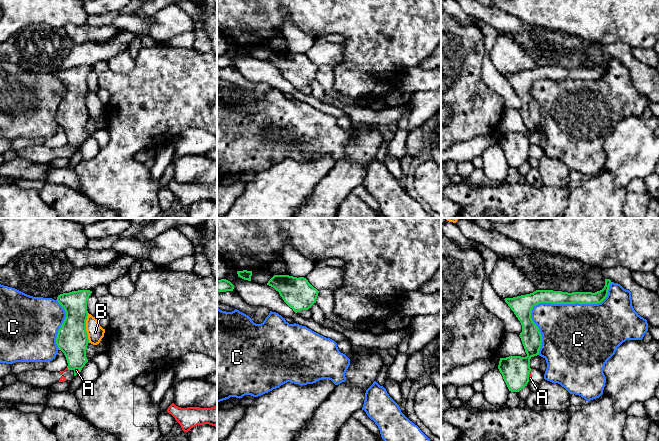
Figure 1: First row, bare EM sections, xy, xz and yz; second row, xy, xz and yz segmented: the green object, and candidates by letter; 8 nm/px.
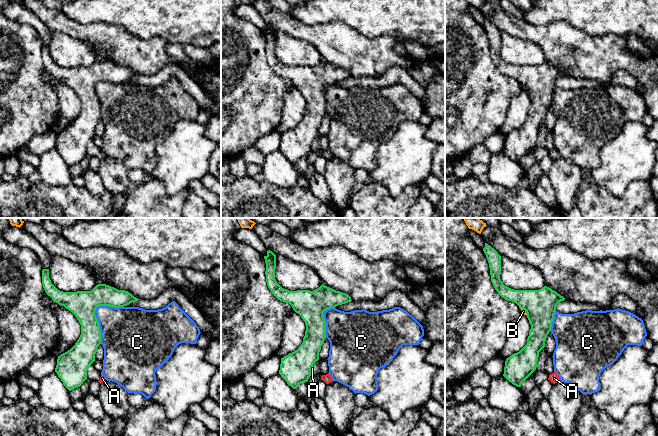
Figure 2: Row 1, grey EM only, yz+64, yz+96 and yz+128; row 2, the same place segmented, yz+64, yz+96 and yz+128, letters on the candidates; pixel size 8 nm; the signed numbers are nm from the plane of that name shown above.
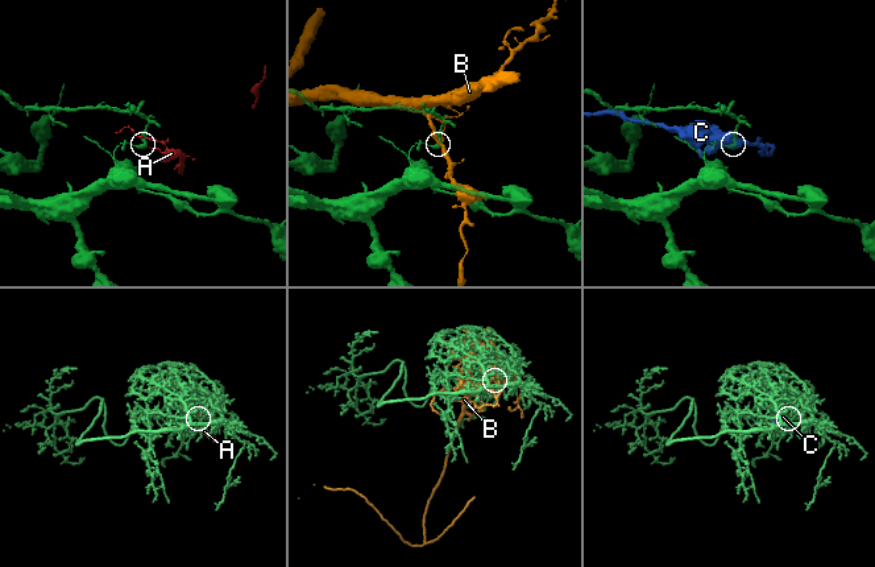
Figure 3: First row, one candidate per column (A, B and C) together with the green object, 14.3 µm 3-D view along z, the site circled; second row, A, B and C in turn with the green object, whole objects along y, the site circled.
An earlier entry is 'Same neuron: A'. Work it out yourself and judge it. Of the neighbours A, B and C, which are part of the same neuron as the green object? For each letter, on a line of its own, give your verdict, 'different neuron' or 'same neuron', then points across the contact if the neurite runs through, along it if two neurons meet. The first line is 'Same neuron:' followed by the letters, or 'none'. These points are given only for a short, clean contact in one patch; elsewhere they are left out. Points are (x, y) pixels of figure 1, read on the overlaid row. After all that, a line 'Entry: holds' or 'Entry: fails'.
Same neuron: none
A: different neuron; border along xy (75, 368), (76, 374)
B: different neuron
C: different neuron
Entry: fails

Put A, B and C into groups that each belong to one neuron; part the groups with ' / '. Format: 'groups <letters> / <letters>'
groups A / B / C

